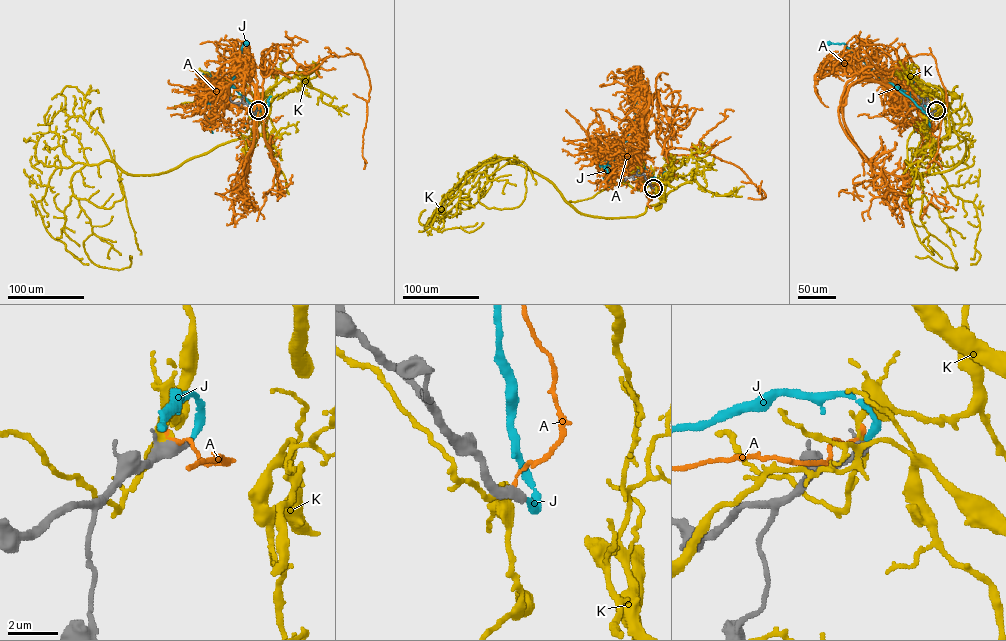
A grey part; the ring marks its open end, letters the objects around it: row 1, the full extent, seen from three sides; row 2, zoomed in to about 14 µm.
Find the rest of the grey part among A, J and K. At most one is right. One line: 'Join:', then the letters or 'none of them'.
Join: J

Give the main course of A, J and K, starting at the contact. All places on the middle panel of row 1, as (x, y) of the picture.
A: (652, 187), (620, 161), (627, 130), (657, 92), (661, 146), (730, 162), (765, 197), (759, 186), (759, 193)
J: (653, 188), (650, 172), (626, 144), (637, 98), (642, 91), (641, 81)
K: (652, 188), (660, 198), (666, 193), (657, 207)

